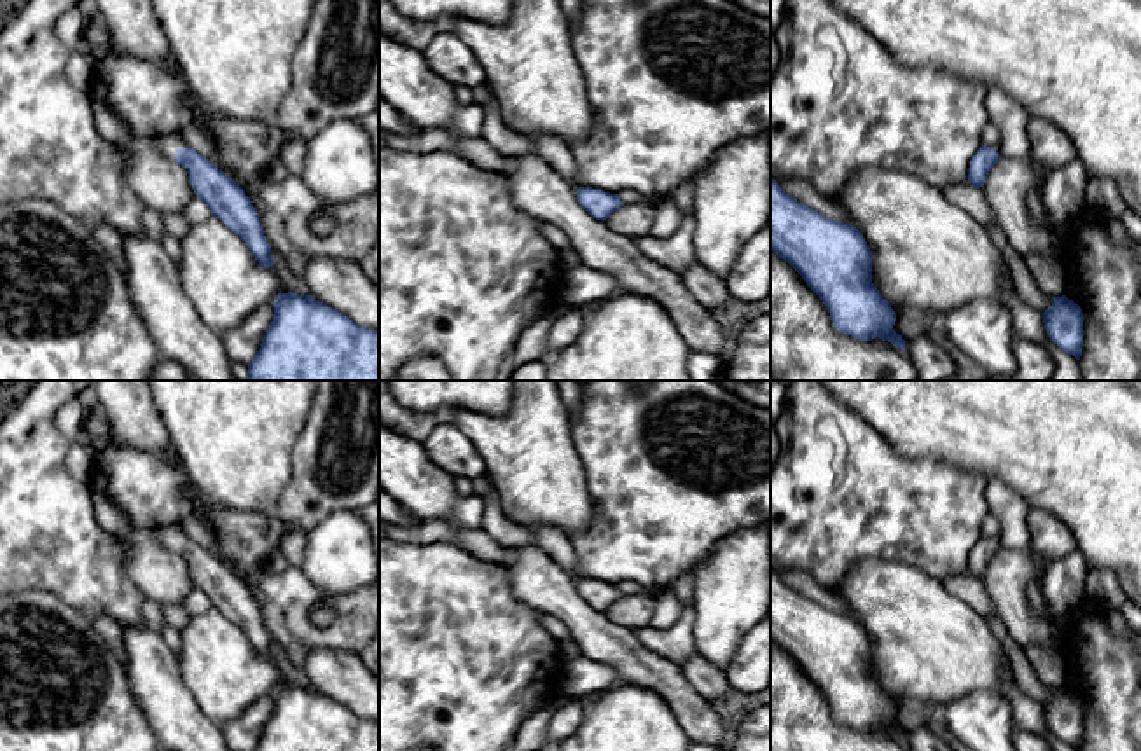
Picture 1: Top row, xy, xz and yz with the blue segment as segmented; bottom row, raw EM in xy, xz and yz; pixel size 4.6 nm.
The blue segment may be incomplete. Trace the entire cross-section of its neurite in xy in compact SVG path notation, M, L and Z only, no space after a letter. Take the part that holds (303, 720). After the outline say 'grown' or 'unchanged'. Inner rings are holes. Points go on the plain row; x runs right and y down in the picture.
M278 685L274 706L253 751L379 751L379 723L356 716L311 686Z | unchanged

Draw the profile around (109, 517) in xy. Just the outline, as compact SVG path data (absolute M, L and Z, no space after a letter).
M93 489L91 493L94 500L94 517L100 527L117 536L124 536L135 529L129 519L122 515L108 498L101 496Z

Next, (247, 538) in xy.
M208 503L204 508L211 527L206 529L222 554L232 561L232 571L253 573L266 568L269 554L280 547L285 531L276 515L238 512Z

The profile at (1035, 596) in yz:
M1031 582L1027 587L1027 601L1033 615L1045 625L1047 632L1052 632L1052 622L1045 617L1047 601L1041 592L1040 582Z

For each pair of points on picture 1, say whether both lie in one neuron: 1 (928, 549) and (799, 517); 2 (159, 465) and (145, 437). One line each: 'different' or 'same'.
1: same
2: different

